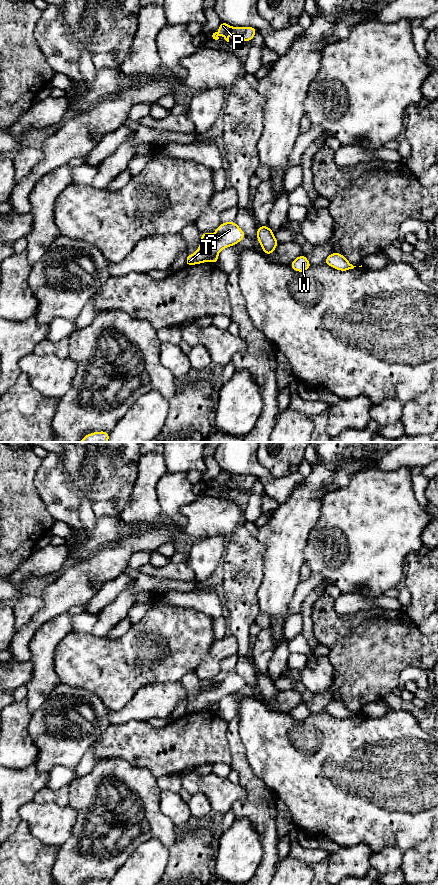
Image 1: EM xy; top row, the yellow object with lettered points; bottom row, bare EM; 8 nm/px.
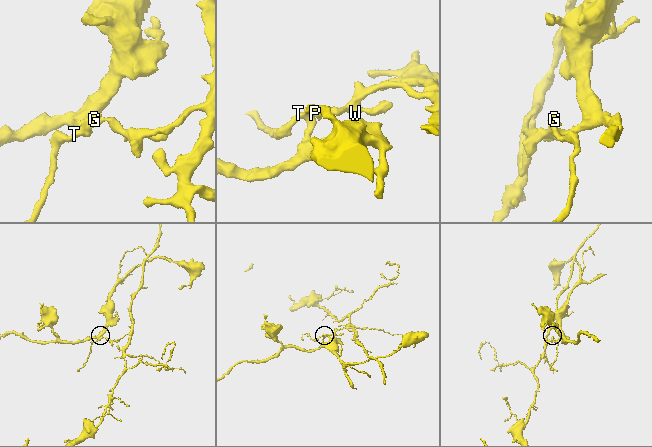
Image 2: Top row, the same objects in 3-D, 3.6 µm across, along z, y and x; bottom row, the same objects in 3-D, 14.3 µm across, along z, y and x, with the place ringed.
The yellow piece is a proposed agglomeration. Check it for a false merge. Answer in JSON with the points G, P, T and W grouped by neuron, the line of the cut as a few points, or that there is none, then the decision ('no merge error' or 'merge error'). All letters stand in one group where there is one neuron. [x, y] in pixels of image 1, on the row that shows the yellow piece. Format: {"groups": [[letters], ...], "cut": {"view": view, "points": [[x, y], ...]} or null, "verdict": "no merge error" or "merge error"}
{"groups": [["G", "T", "W"], ["P"]], "cut": {"view": "xy", "points": [[217, 253], [213, 253], [208, 260]]}, "verdict": "merge error"}

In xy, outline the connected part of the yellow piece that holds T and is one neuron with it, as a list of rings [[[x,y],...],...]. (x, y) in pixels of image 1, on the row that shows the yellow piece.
[[[225,222],[211,233],[201,233],[201,244],[193,255],[186,258],[186,266],[208,262],[212,254],[218,254],[224,248],[234,246],[245,237],[245,233],[236,222]]]

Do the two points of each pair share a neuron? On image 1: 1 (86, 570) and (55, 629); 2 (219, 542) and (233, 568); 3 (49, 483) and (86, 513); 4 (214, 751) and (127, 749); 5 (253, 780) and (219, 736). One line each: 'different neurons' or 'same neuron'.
1: different neurons
2: different neurons
3: different neurons
4: same neuron
5: different neurons

